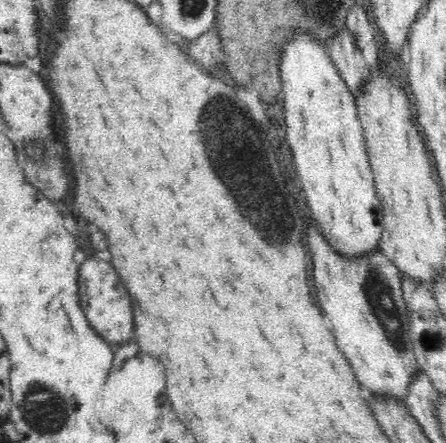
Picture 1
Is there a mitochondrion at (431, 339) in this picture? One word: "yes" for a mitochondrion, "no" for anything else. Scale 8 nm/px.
yes

